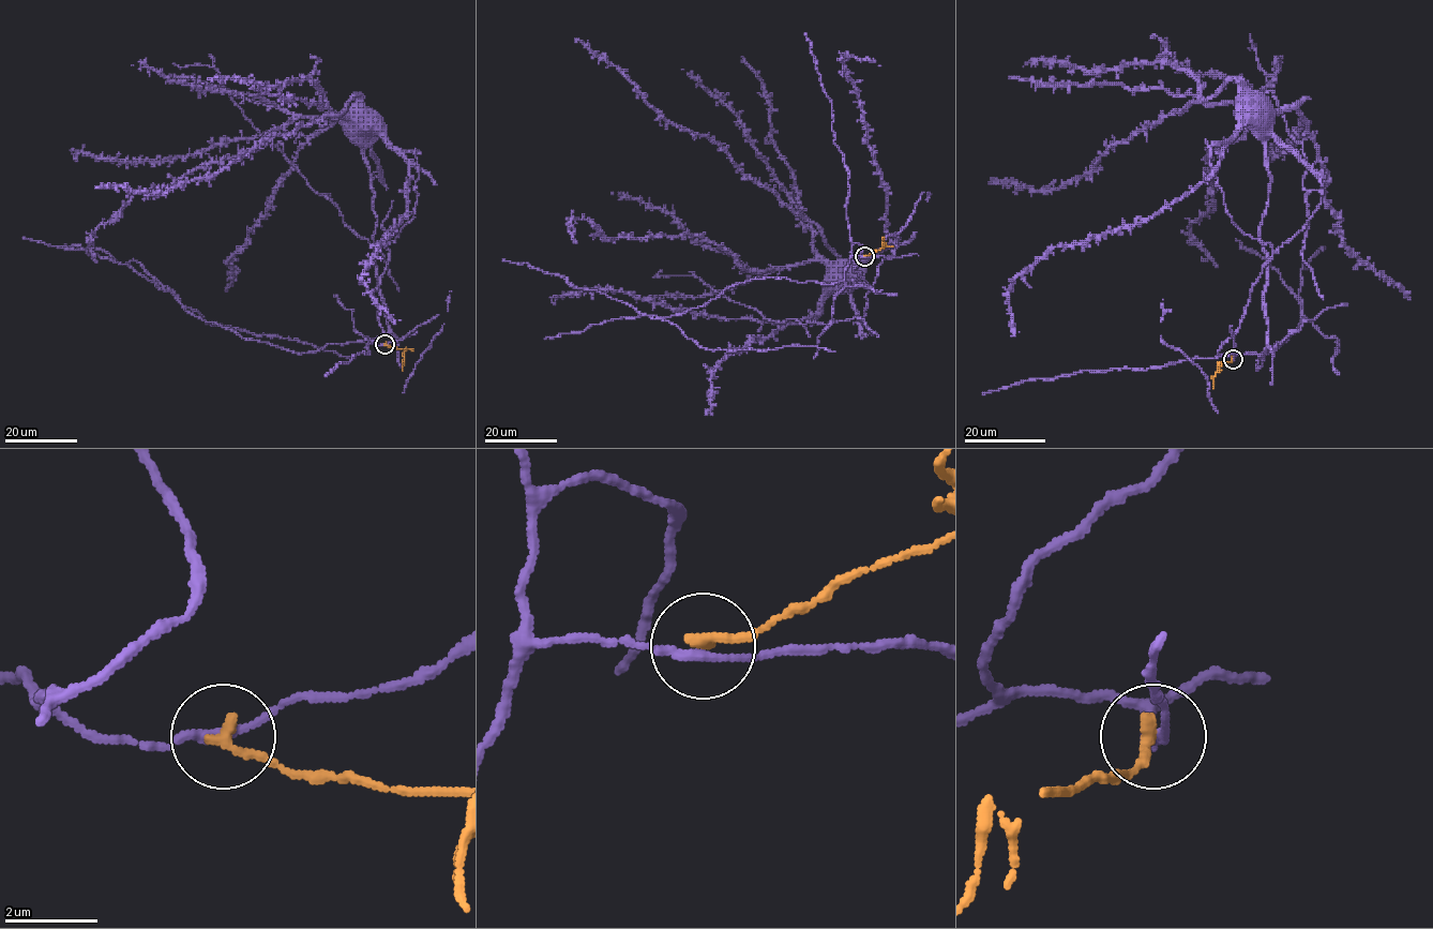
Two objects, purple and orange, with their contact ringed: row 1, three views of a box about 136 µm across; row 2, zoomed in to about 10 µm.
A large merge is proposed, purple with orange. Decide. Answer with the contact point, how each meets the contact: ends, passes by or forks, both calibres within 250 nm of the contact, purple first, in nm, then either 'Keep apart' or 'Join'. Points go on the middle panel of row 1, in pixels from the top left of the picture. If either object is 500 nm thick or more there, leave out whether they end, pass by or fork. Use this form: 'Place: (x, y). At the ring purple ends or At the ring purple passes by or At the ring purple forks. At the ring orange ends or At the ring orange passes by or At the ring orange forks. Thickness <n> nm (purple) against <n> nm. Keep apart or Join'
Place: (864, 256). At the ring purple passes by. At the ring orange ends. Thickness 200 nm (purple) against 280 nm. Keep apart

